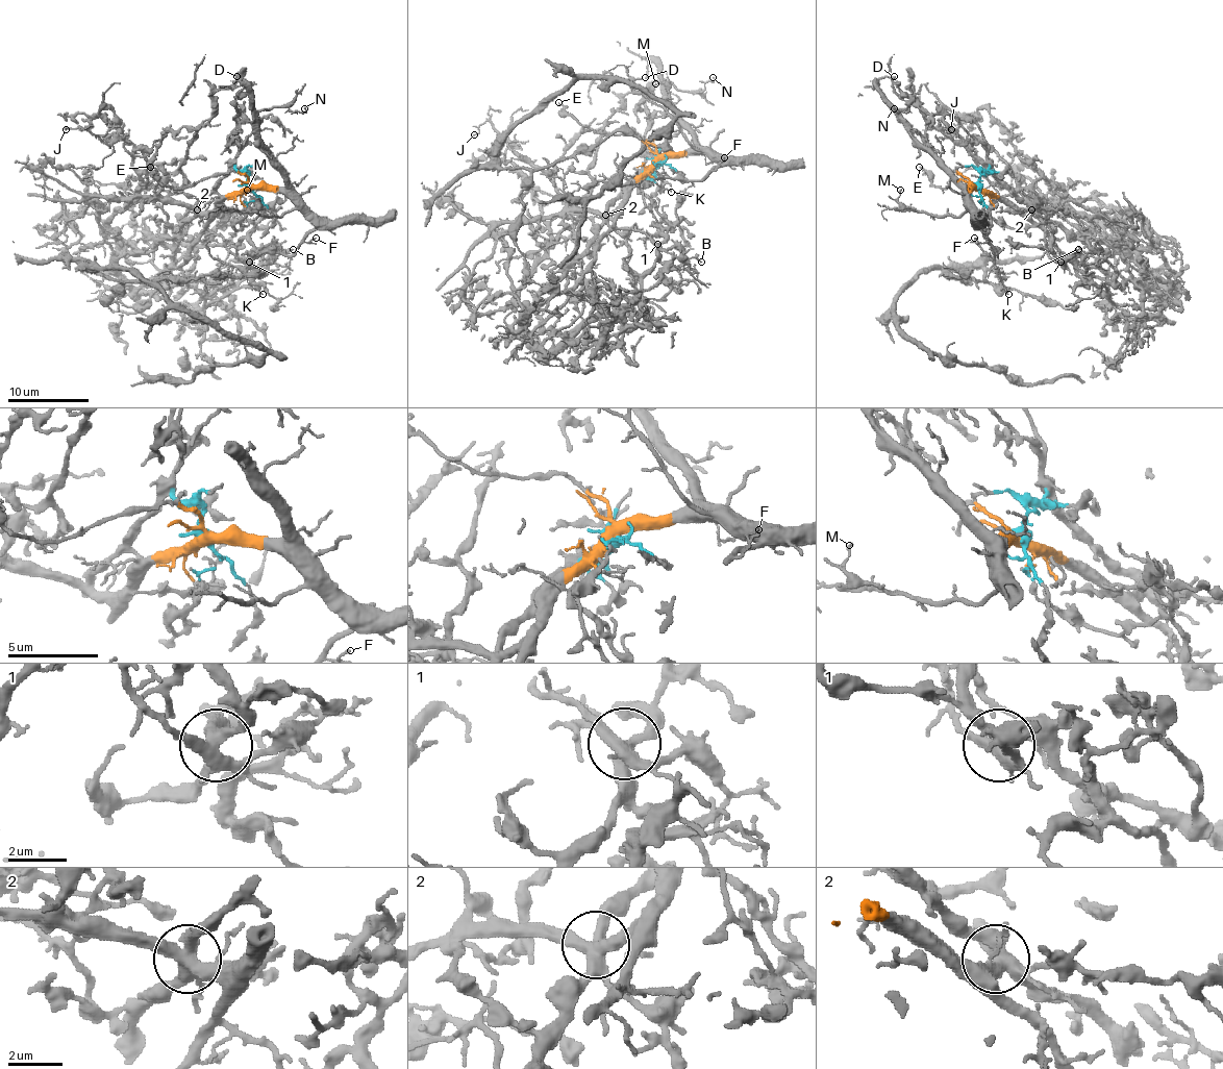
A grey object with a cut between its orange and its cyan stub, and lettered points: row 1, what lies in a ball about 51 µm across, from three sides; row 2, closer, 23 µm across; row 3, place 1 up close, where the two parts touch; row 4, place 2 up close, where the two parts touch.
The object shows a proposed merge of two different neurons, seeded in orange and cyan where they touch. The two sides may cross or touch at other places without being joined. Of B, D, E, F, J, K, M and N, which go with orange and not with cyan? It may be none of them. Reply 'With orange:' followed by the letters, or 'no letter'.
With orange: B, D, E, F, J, K, M, N

